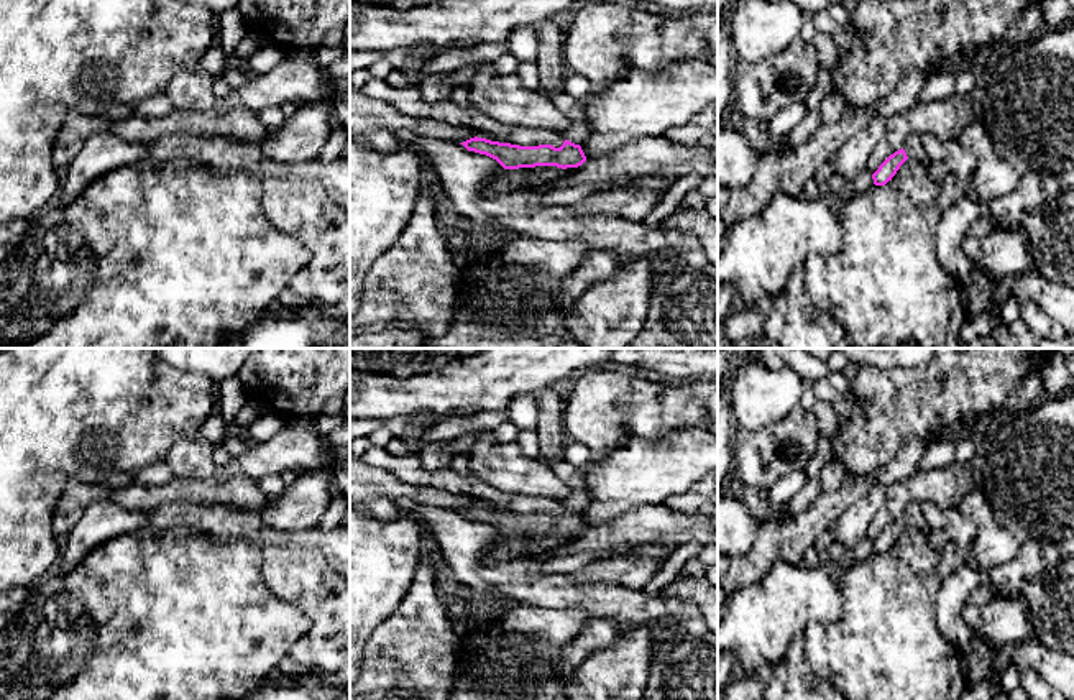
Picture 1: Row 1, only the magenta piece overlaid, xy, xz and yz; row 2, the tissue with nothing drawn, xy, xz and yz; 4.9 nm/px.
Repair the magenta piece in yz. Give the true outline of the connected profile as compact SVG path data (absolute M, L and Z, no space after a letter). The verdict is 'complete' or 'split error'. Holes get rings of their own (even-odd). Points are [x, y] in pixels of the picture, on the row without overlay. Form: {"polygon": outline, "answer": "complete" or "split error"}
{"polygon": "M908 503L903 516L890 523L872 542L874 552L885 554L906 527L920 529L926 534L931 531L921 514L921 503Z", "answer": "split error"}

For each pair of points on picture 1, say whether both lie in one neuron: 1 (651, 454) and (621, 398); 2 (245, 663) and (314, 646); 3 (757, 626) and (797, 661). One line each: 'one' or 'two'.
1: two
2: two
3: two

